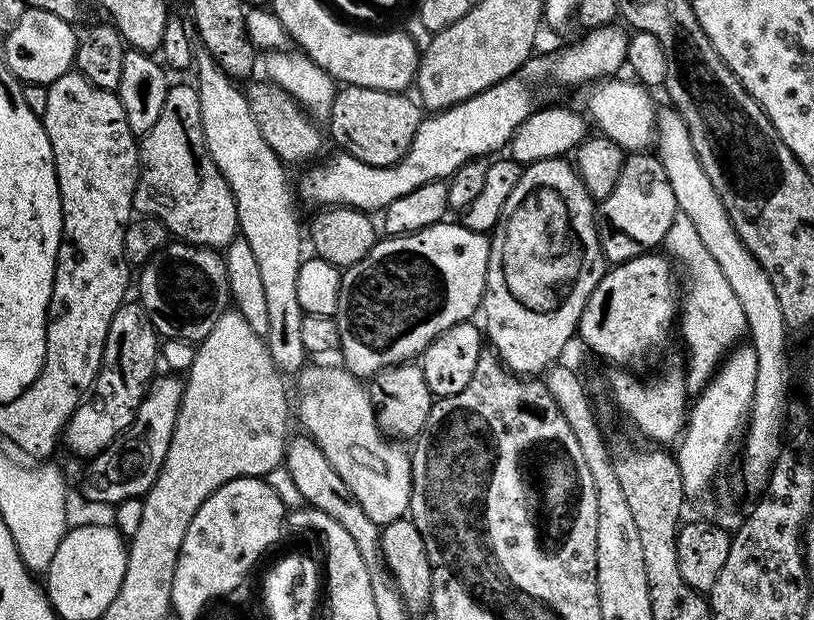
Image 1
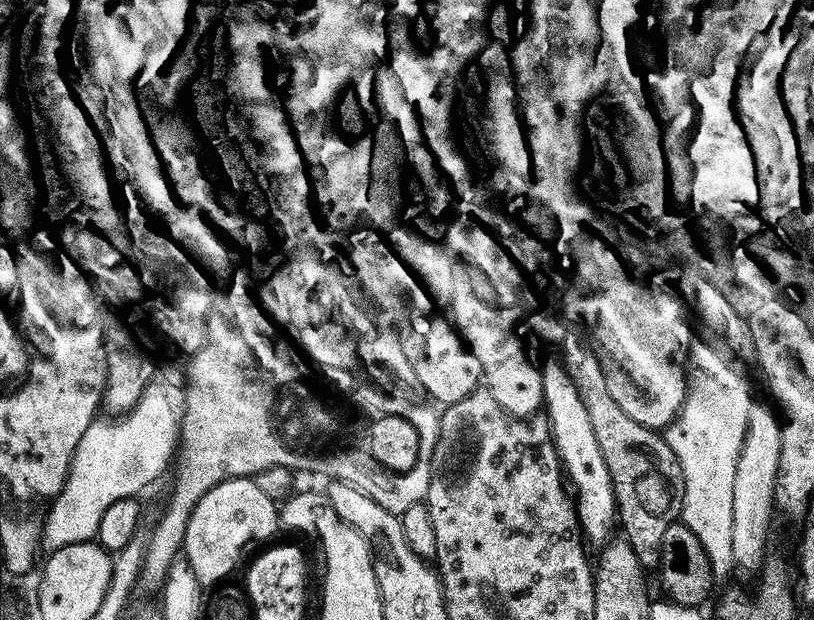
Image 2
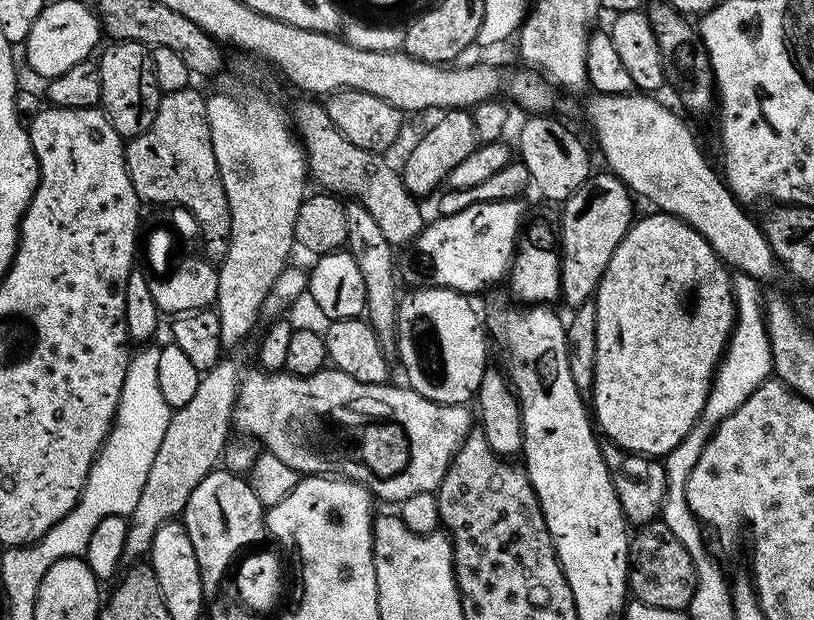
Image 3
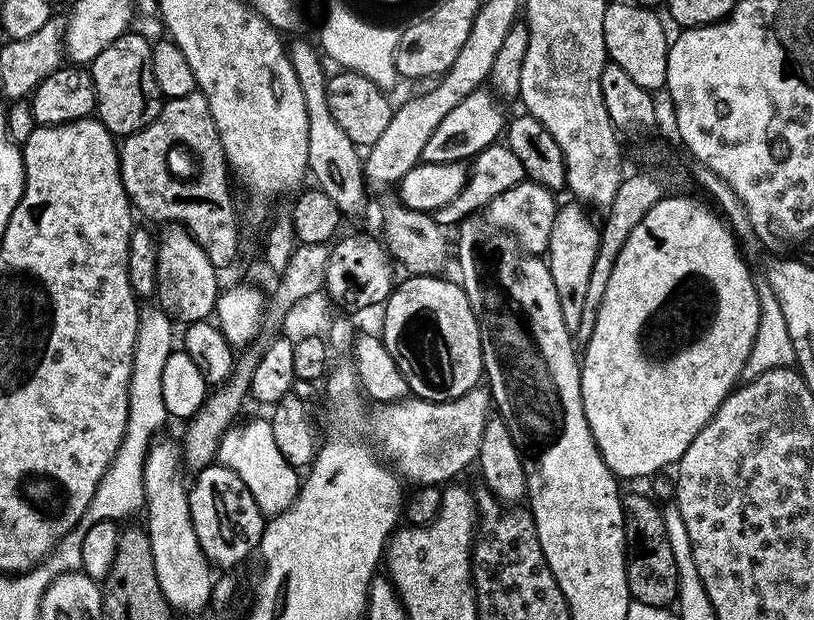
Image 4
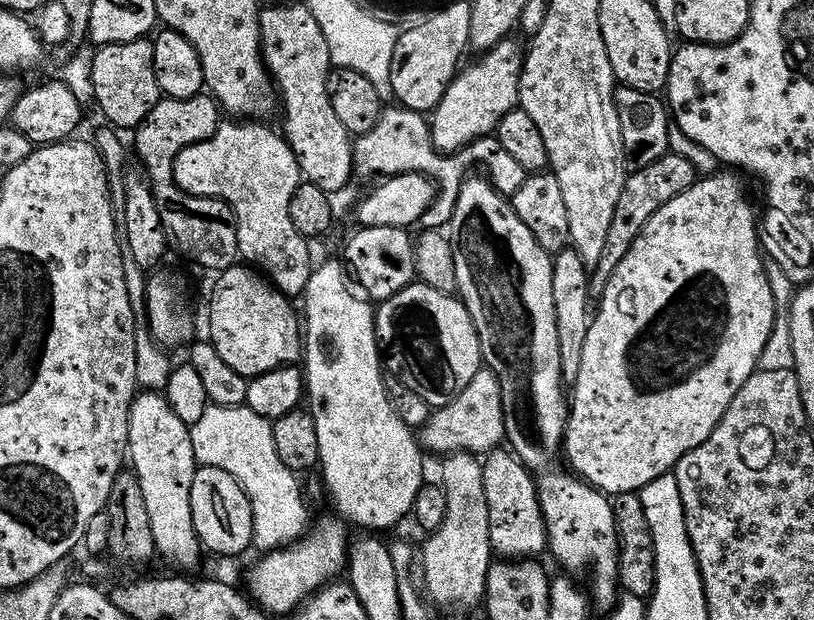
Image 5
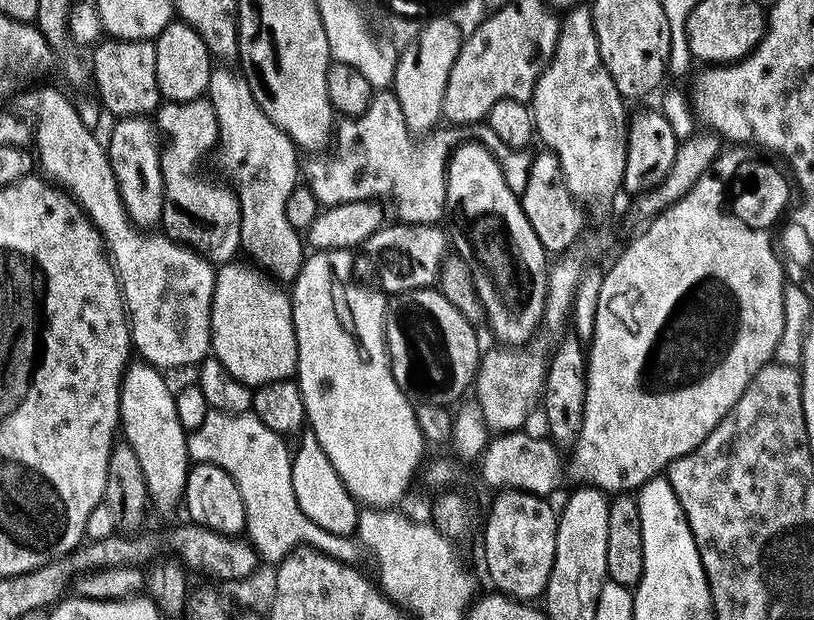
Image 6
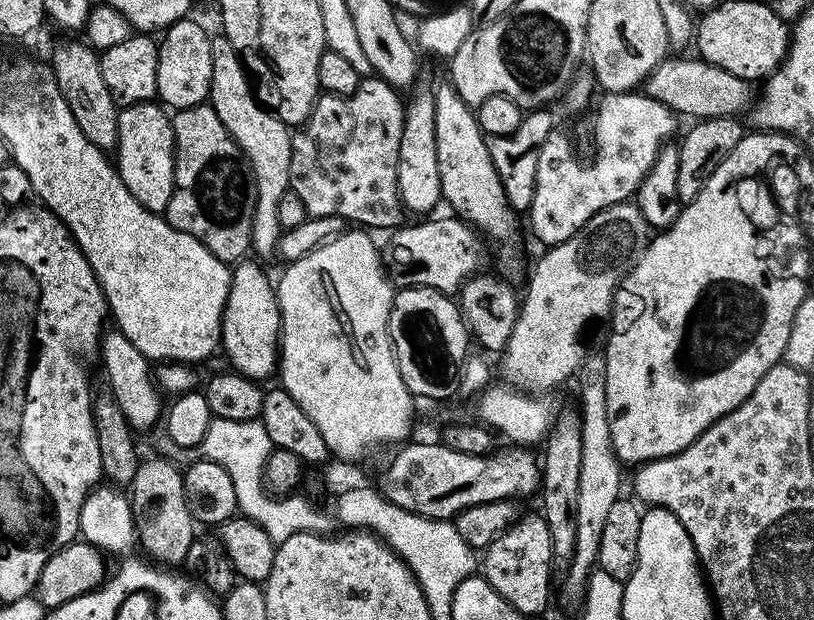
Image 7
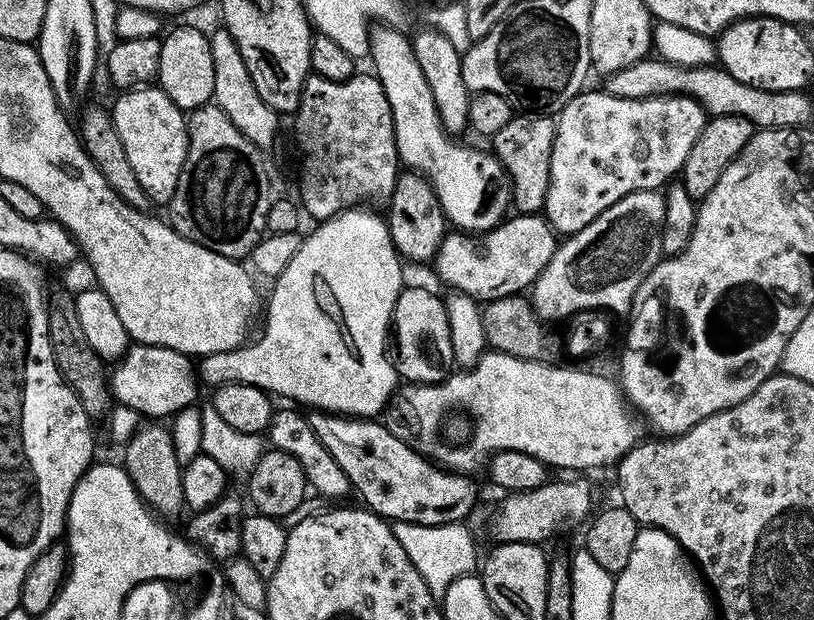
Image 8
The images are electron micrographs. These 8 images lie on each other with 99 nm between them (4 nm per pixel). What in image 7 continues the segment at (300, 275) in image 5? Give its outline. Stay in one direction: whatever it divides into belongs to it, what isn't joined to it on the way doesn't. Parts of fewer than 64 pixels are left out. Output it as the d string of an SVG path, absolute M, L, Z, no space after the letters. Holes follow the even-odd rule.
M223 34L212 36L212 53L214 54L214 74L210 78L208 100L218 114L218 118L222 118L222 126L226 126L226 130L232 135L234 142L238 142L238 146L244 152L244 157L250 162L258 185L256 205L258 230L253 231L251 251L257 252L260 256L273 255L275 257L282 235L278 204L282 196L290 191L288 179L290 178L293 133L289 125L283 124L274 113L269 112L256 99L254 85L247 68L244 67L243 60Z

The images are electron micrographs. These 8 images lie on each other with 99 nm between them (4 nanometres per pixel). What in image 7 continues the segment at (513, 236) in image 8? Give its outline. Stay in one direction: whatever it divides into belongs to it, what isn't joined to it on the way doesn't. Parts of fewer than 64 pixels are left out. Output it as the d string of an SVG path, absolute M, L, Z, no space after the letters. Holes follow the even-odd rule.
M447 215L441 220L404 226L391 233L388 245L382 248L382 263L388 279L397 289L433 288L435 292L456 294L469 278L477 275L481 237L471 224L455 215Z

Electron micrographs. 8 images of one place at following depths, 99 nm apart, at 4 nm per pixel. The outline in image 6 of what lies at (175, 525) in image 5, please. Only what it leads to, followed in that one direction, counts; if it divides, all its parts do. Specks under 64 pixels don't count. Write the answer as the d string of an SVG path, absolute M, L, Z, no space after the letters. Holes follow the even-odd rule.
M143 362L129 363L124 369L124 377L120 383L120 428L123 439L130 446L134 446L134 454L138 454L138 462L142 465L142 474L146 474L148 495L166 507L172 508L179 505L184 499L184 487L190 467L188 454L188 432L178 418L178 406L173 389L168 389L164 381L165 373Z

